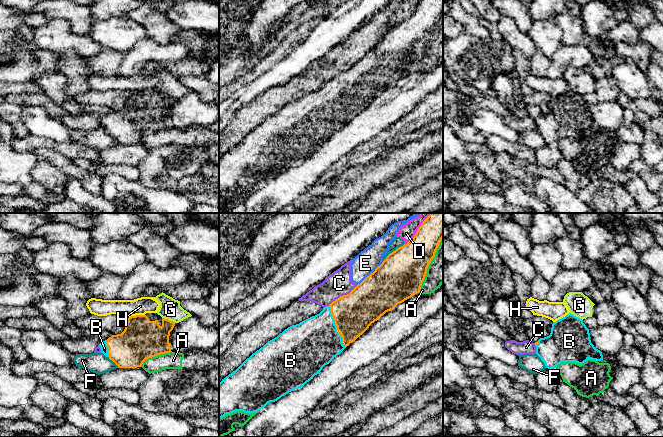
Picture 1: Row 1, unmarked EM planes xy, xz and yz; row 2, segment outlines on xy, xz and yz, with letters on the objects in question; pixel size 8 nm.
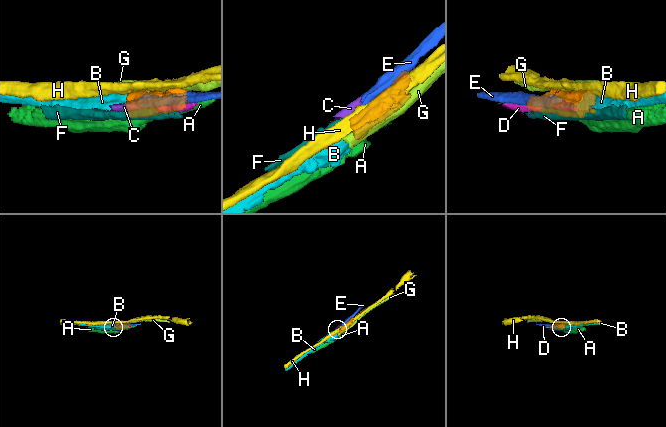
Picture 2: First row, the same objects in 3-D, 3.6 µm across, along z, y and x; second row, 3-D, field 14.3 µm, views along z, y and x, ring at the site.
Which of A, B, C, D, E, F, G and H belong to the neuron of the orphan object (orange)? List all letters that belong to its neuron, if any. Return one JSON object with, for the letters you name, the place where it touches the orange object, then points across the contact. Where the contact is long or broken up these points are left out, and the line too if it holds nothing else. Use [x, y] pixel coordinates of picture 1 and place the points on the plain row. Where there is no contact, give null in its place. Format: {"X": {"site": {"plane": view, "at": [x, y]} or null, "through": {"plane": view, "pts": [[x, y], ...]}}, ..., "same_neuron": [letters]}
{"B": {"site": {"plane": "xz", "at": [337, 103]}}, "same_neuron": ["B"]}

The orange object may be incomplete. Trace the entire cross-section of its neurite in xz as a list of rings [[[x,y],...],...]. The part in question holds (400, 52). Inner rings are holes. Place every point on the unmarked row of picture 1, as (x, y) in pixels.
[[[421,0],[411,17],[390,29],[373,49],[367,52],[349,70],[340,72],[329,82],[299,100],[285,105],[274,115],[247,134],[235,147],[219,159],[219,195],[236,187],[254,189],[268,179],[275,178],[289,168],[302,164],[322,144],[329,140],[350,119],[362,111],[369,102],[398,80],[420,68],[427,44],[435,33],[436,26],[443,15],[443,0]]]

